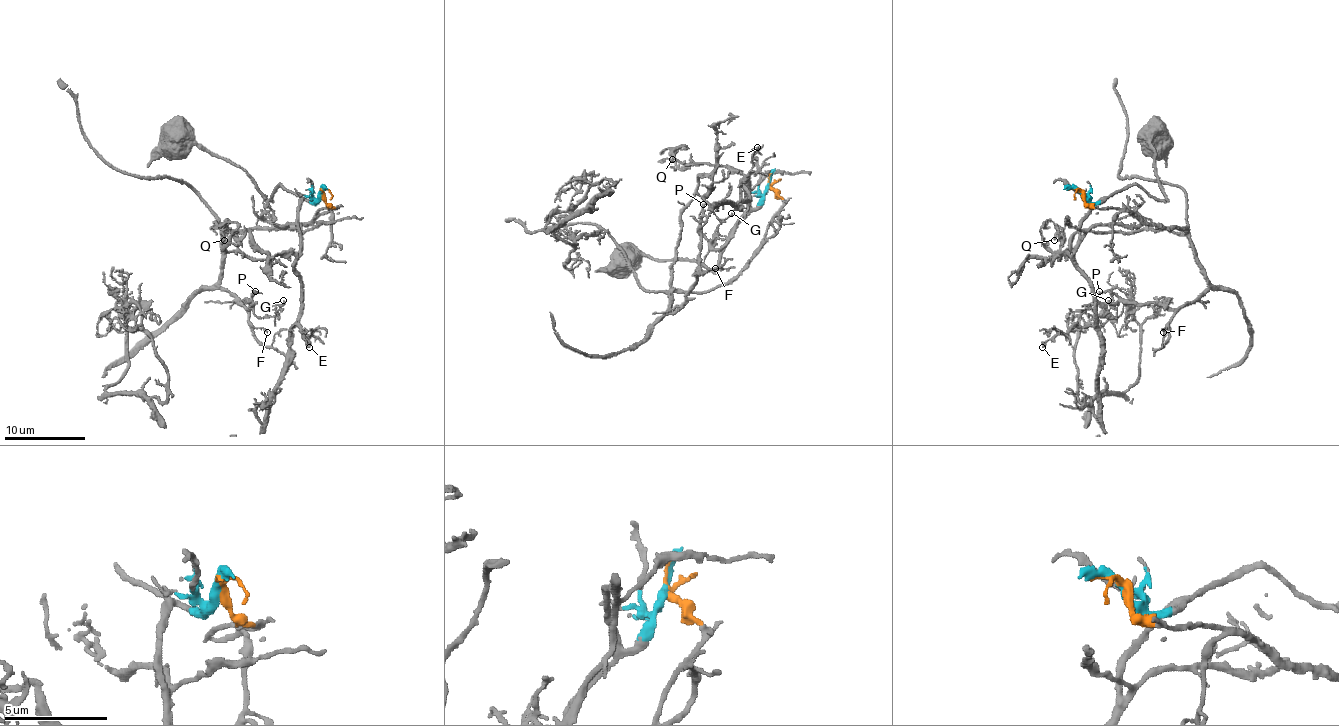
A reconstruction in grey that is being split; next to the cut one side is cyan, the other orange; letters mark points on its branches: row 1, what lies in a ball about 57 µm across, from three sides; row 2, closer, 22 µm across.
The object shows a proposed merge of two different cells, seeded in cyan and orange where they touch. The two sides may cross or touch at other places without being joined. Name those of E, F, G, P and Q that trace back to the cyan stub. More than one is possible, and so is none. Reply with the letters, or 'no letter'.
E, Q

